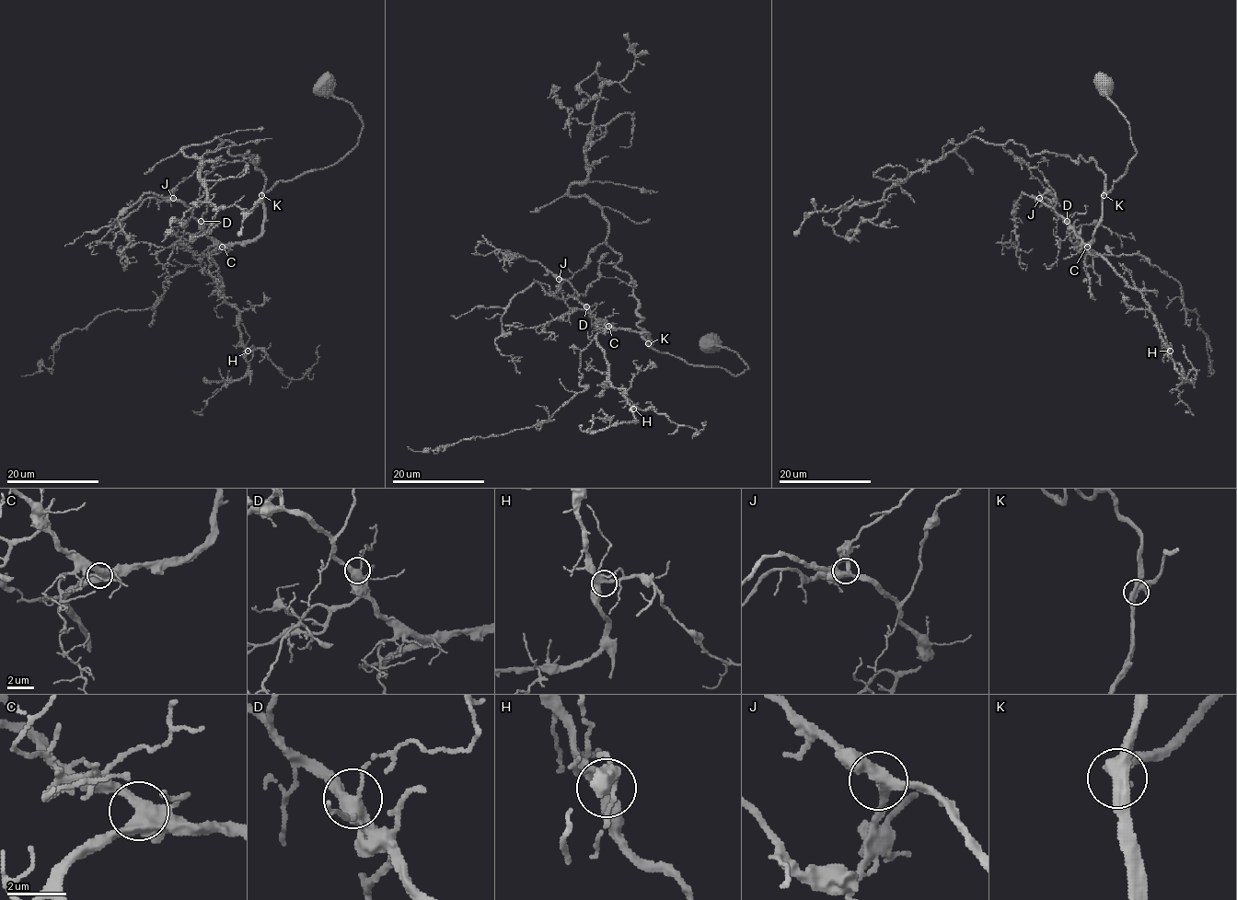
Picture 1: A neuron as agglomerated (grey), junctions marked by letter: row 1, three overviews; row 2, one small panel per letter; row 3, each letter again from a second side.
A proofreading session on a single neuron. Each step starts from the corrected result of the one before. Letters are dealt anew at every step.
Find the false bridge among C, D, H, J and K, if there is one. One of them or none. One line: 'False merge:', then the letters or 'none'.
False merge: none

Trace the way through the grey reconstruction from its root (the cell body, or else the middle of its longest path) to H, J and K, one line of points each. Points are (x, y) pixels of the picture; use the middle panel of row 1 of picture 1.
H: (711, 344), (734, 350), (748, 368), (733, 375), (658, 352), (646, 333), (600, 331), (608, 380), (633, 409)
J: (711, 344), (734, 350), (748, 368), (733, 375), (658, 352), (646, 333), (600, 322), (559, 279)
K: (711, 344), (734, 350), (748, 368), (733, 375), (722, 367), (698, 366), (658, 352), (647, 343)

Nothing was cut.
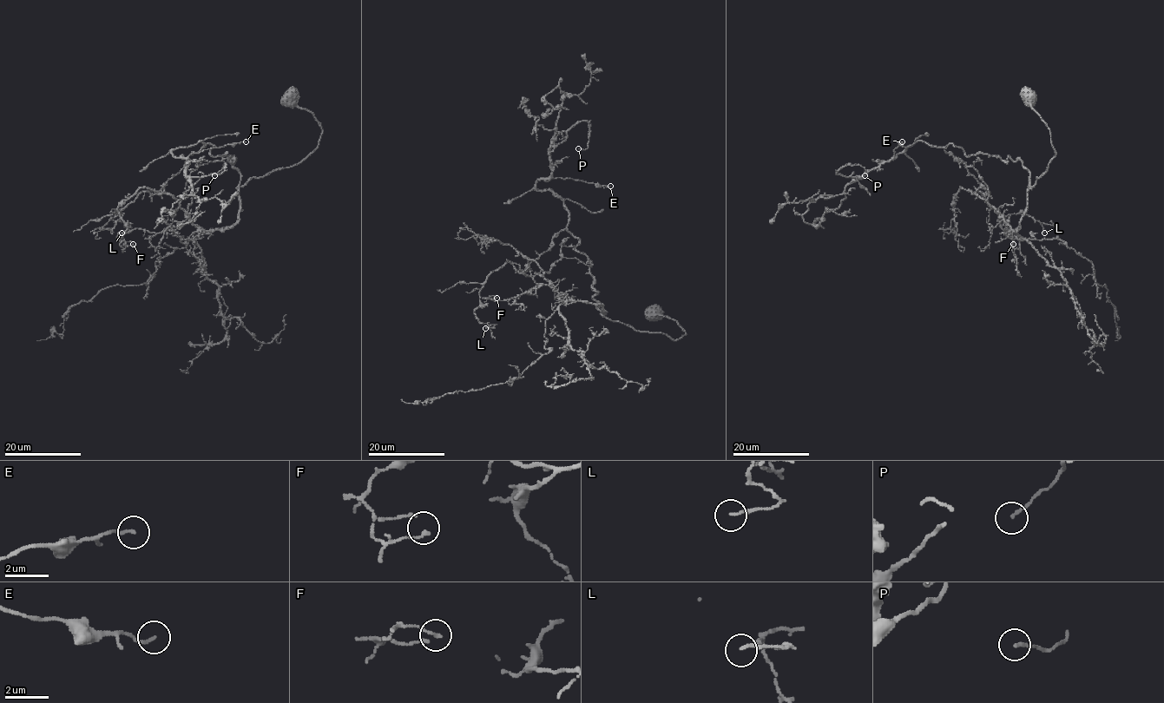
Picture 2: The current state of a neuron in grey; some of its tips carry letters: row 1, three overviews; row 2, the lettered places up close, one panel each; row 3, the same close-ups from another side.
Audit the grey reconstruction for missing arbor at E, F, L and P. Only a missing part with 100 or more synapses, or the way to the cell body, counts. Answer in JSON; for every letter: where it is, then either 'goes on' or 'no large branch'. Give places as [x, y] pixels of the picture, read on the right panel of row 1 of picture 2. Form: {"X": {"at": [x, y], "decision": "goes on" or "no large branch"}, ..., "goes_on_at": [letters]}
{"E": {"at": [902, 141], "decision": "no large branch"}, "F": {"at": [1013, 244], "decision": "no large branch"}, "L": {"at": [1044, 233], "decision": "no large branch"}, "P": {"at": [864, 175], "decision": "no large branch"}, "goes_on_at": []}

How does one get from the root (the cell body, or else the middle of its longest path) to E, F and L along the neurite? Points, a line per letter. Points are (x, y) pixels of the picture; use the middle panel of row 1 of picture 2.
E: (655, 314), (686, 334), (673, 339), (603, 315), (564, 202), (536, 182), (610, 186)
F: (655, 314), (686, 334), (636, 330), (544, 284), (486, 298), (496, 298)
L: (655, 314), (686, 334), (610, 320), (534, 261), (506, 262), (479, 292), (485, 328)

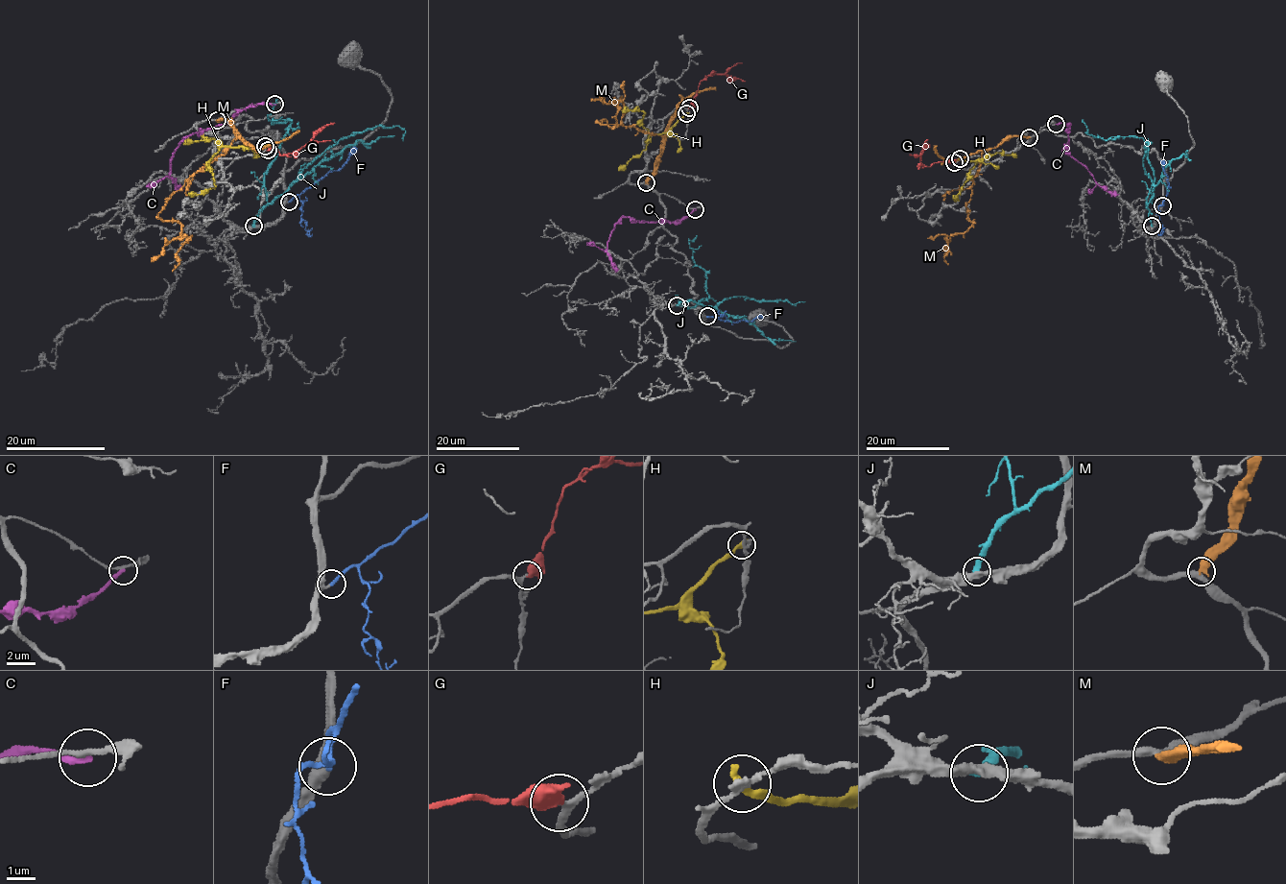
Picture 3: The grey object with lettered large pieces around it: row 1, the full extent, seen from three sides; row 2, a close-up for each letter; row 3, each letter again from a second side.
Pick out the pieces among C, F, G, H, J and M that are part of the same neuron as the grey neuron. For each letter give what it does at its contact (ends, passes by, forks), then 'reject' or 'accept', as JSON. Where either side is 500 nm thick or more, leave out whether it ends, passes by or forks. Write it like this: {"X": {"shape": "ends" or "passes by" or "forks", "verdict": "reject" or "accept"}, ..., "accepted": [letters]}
{"C": {"shape": "ends", "verdict": "reject"}, "F": {"shape": "ends", "verdict": "accept"}, "G": {"verdict": "accept"}, "H": {"shape": "ends", "verdict": "reject"}, "J": {"shape": "ends", "verdict": "reject"}, "M": {"shape": "ends", "verdict": "reject"}, "accepted": ["F", "G"]}

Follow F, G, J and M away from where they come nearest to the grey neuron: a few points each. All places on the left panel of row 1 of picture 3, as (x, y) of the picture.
F: (289, 202), (329, 172), (339, 169), (355, 147)
G: (268, 151), (275, 149), (280, 155), (299, 151), (326, 126), (334, 123)
J: (253, 226), (267, 203), (267, 167), (291, 123), (288, 119), (272, 123), (268, 119), (276, 99)
M: (217, 120), (226, 119), (236, 138), (158, 214), (179, 224), (187, 239), (172, 272)

